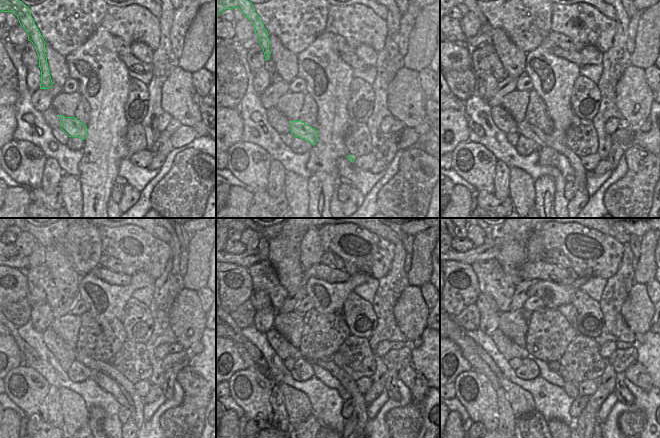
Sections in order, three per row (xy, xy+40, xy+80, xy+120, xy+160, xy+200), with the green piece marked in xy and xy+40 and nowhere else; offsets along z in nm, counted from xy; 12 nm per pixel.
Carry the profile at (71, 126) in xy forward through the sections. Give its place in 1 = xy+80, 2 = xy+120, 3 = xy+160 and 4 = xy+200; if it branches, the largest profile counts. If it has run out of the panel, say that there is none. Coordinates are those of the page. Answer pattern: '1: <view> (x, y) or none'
1: xy+80 (525, 129)
2: xy+120 (135, 402)
3: xy+160 (359, 405)
4: xy+200 (585, 421)

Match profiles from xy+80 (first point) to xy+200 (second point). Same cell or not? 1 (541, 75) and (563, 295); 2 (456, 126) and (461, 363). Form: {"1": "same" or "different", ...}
{"1": "same", "2": "same"}

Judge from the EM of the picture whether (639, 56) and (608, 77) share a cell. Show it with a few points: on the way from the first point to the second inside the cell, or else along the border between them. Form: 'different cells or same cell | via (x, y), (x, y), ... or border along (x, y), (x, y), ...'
different cells | border along (630, 54), (631, 64)

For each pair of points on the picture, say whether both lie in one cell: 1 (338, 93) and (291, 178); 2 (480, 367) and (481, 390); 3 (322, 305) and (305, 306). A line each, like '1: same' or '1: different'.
1: different
2: different
3: different

